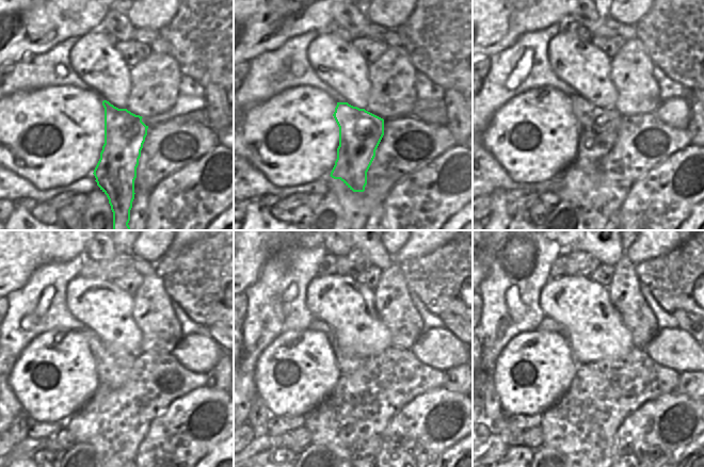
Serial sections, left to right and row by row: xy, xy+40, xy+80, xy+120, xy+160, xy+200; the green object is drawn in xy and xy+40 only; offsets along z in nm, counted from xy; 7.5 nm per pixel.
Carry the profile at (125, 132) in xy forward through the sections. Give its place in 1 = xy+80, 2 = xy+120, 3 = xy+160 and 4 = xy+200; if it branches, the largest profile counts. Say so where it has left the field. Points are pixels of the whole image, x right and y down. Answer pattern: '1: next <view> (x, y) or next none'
1: next xy+80 (598, 129)
2: next xy+120 (113, 364)
3: next xy+160 (346, 364)
4: next xy+200 (547, 323)

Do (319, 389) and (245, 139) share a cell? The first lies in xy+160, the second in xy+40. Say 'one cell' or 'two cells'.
one cell

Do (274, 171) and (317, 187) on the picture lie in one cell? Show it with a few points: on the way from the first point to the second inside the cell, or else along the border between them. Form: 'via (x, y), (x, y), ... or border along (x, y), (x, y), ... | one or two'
border along (328, 176), (322, 176), (303, 184), (283, 188) | two

